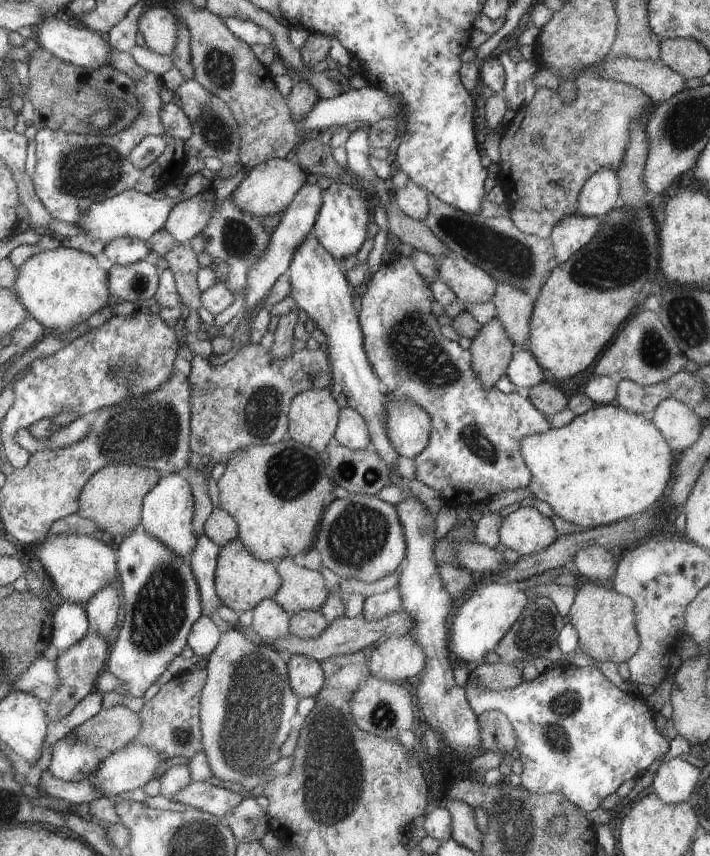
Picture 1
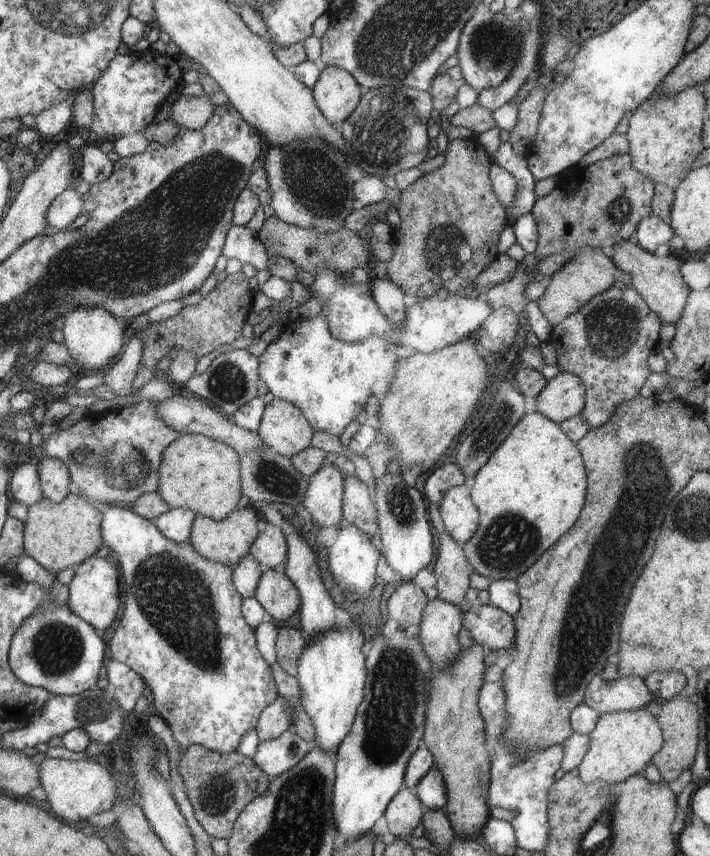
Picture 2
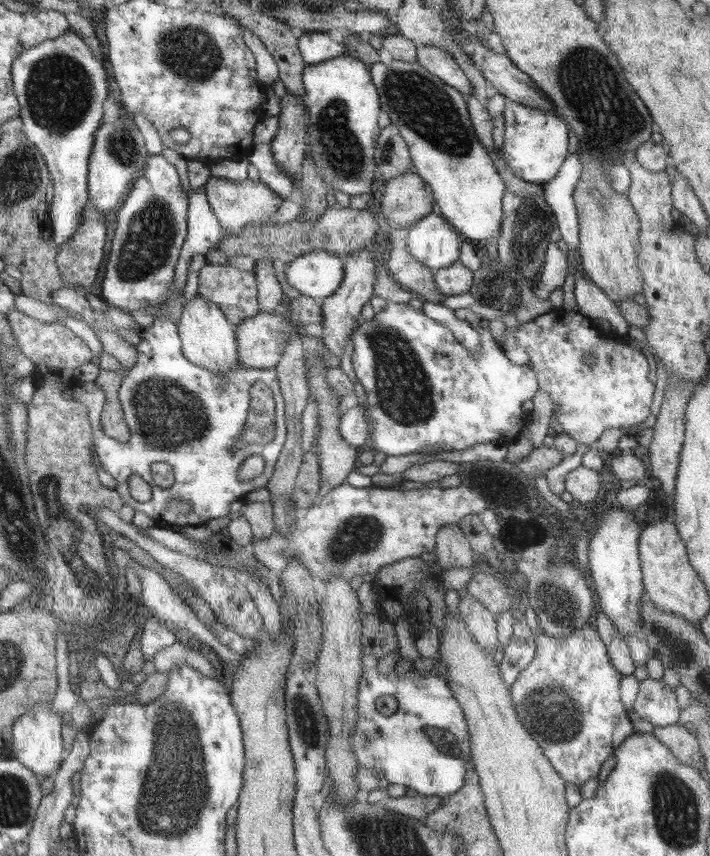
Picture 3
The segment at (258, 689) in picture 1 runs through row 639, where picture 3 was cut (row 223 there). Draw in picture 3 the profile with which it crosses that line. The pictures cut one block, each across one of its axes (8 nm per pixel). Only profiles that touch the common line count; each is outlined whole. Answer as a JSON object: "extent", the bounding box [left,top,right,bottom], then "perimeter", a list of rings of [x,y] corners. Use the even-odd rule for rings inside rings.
{"extent":[204,175,282,235],"perimeter":[[[211,175],[204,185],[204,194],[212,207],[212,212],[220,221],[224,235],[238,233],[248,224],[265,222],[266,219],[270,219],[270,215],[274,215],[274,211],[280,207],[280,201],[282,201],[279,194],[272,188],[268,188],[268,185],[264,184],[261,179],[256,181],[249,177],[236,182]]]}

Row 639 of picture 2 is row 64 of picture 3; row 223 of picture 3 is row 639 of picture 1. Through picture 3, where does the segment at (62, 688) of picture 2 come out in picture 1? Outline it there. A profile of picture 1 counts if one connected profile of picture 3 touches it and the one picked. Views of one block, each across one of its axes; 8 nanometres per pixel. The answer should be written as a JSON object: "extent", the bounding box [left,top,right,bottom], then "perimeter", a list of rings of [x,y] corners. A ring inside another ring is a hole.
{"extent":[51,603,88,653],"perimeter":[[[68,603],[56,607],[52,612],[51,643],[62,653],[82,640],[88,632],[88,618],[80,604]]]}

